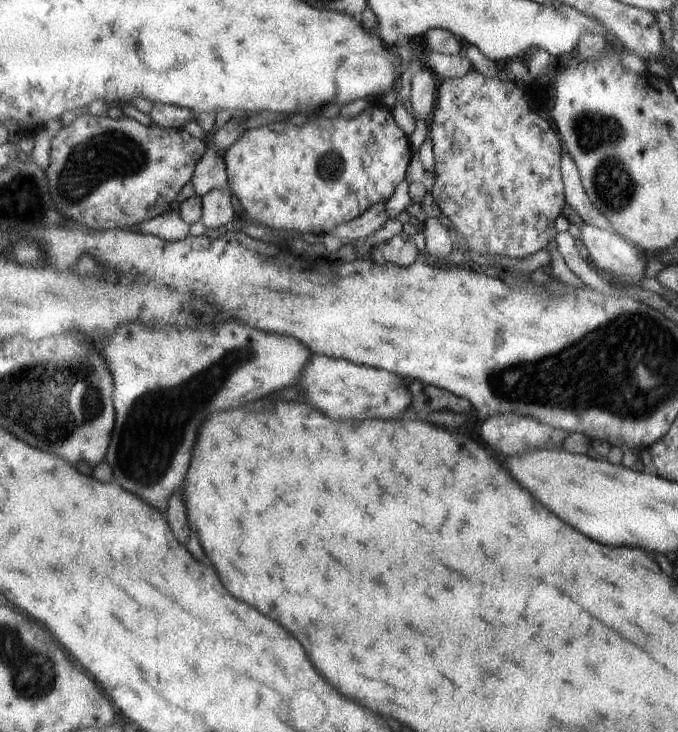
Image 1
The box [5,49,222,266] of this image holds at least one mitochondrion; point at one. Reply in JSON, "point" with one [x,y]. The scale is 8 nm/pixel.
{"point":[109,155]}

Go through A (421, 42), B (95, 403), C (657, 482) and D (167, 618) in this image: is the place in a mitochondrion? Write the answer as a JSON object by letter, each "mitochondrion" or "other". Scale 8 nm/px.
{"A":"other","B":"mitochondrion","C":"other","D":"other"}

